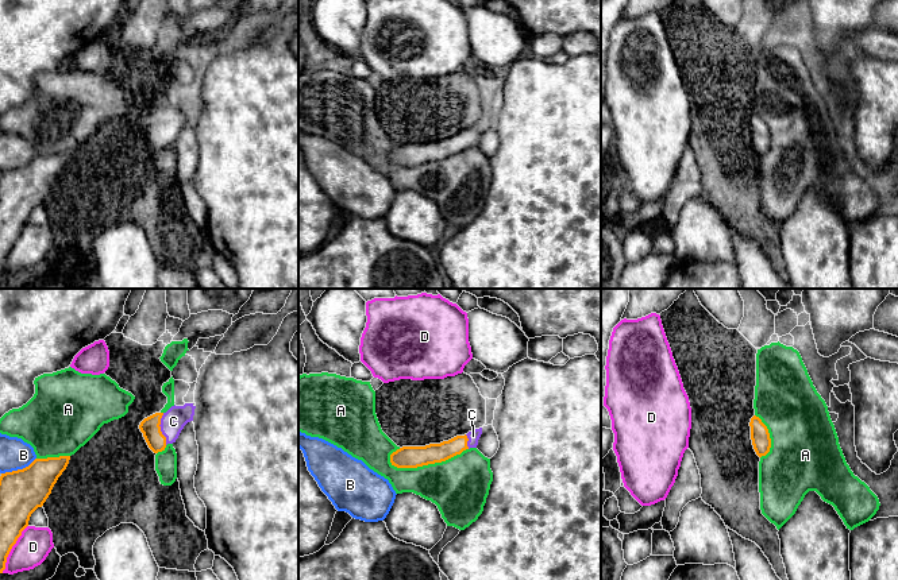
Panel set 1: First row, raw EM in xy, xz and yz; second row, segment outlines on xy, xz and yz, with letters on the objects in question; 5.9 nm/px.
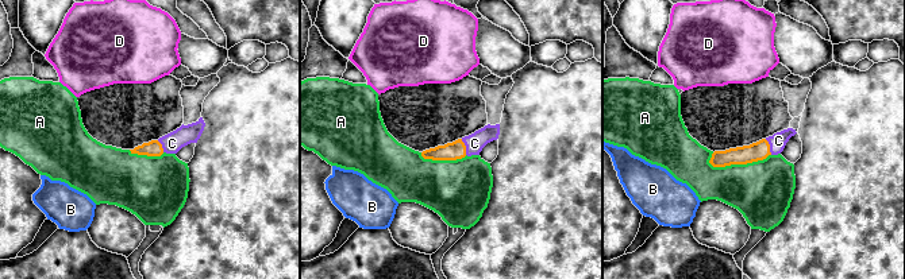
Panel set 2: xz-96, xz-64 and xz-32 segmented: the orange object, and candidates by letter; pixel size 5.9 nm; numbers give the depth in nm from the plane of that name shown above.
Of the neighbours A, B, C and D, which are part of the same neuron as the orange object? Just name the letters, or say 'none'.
C

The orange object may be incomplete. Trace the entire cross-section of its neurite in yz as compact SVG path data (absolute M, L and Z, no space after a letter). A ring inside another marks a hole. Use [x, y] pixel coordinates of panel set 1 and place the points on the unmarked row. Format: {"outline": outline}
{"outline": "M756 113L751 116L751 138L759 155L766 154L771 146L771 136L767 124Z"}

